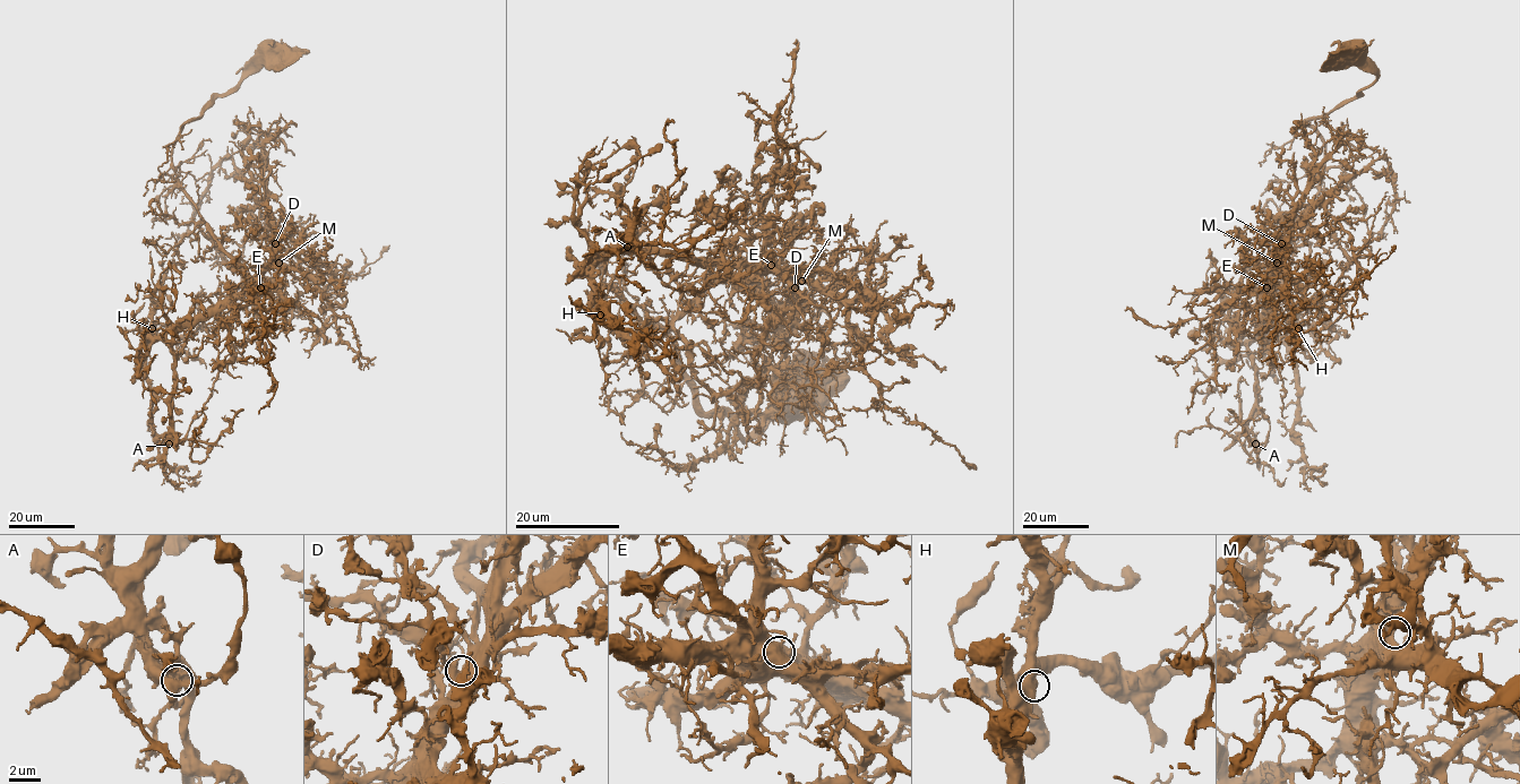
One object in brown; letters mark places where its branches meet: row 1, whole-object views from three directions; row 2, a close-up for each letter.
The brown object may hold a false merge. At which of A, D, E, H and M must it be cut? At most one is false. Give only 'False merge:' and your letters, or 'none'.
False merge: A

